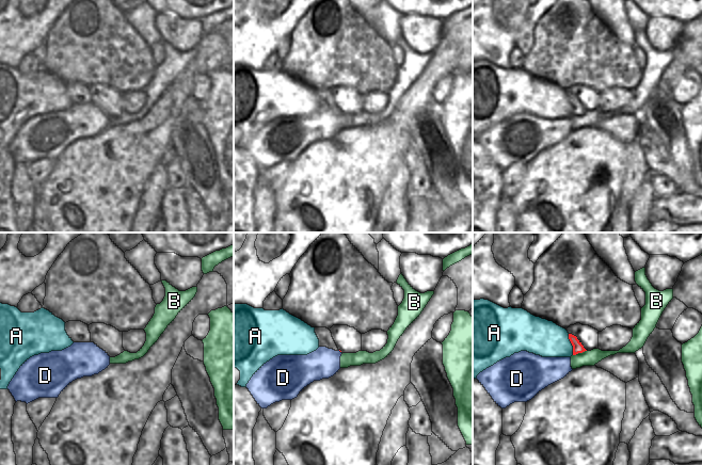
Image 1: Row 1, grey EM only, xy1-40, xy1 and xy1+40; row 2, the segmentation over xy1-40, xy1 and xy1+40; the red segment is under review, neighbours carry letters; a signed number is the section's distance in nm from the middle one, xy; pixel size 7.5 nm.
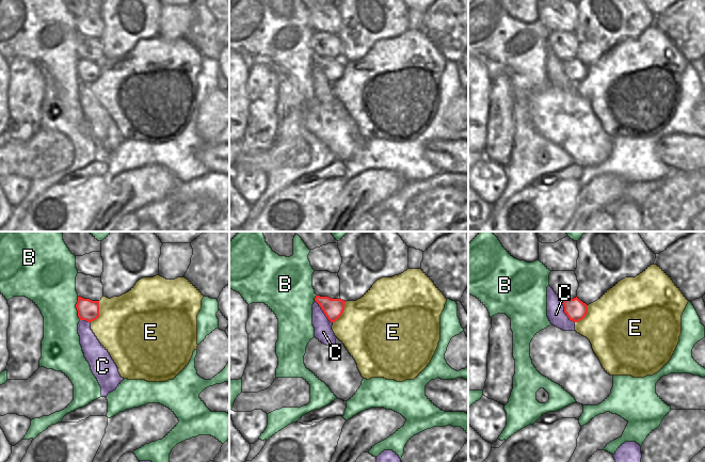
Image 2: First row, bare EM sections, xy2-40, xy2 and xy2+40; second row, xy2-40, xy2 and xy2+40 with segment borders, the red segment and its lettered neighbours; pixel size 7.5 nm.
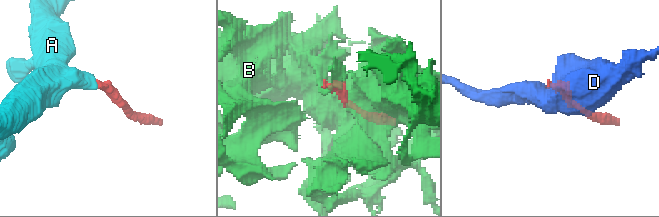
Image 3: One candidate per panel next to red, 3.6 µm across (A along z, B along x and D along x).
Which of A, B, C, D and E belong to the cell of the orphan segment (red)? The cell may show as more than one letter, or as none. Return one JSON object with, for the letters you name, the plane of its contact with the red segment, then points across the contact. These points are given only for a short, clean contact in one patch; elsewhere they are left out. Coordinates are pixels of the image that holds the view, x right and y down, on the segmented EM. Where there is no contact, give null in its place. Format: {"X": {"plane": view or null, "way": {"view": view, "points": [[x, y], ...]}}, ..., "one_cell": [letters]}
{"one_cell": []}

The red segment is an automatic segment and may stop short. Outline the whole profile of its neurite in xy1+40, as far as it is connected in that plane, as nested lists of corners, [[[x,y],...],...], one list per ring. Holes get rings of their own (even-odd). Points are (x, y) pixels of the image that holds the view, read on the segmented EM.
[[[569,334],[569,339],[573,346],[573,355],[587,351],[576,336]]]

